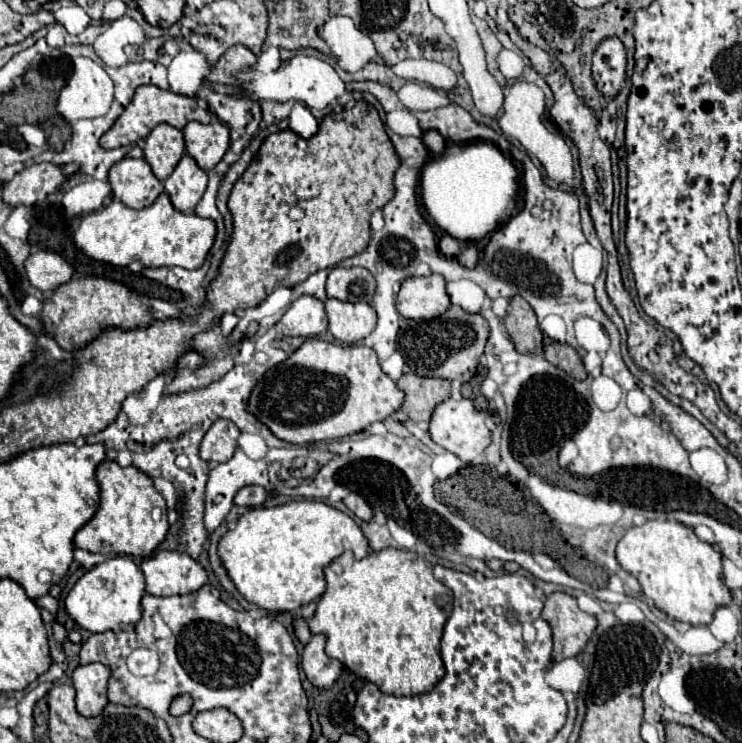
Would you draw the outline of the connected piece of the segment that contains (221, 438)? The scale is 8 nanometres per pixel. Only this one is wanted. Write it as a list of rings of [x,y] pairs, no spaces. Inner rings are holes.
[[[214,421],[200,443],[200,457],[208,463],[226,463],[234,455],[238,435],[240,431],[232,421]]]

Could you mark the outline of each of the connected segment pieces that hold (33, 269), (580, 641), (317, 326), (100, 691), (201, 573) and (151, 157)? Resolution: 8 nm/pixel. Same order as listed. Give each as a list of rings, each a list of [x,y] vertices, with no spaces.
[[[52,251],[32,253],[26,259],[24,269],[26,269],[28,281],[36,289],[40,289],[44,295],[52,293],[56,287],[68,283],[74,273],[72,267],[58,253],[52,253]]]
[[[562,591],[546,597],[542,619],[548,621],[552,627],[554,663],[580,655],[596,629],[596,617],[580,611],[576,599]]]
[[[310,295],[296,299],[278,323],[278,329],[286,337],[312,337],[326,331],[326,327],[328,317],[324,311],[324,303]]]
[[[92,663],[78,667],[72,675],[76,689],[76,711],[82,717],[92,719],[94,715],[102,715],[108,705],[106,699],[106,683],[110,677],[110,669],[102,663]]]
[[[156,551],[140,565],[150,595],[186,595],[198,591],[206,581],[204,567],[182,551]]]
[[[156,125],[146,137],[144,159],[152,167],[152,173],[164,181],[184,155],[184,135],[170,125]]]

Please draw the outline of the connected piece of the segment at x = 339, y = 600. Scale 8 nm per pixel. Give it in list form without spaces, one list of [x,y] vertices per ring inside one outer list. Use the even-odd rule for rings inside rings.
[[[392,547],[368,553],[360,561],[356,561],[352,553],[344,553],[324,569],[324,579],[326,591],[318,601],[316,613],[306,619],[306,623],[312,635],[326,635],[328,657],[338,659],[346,669],[374,683],[388,695],[404,697],[432,691],[446,673],[440,657],[440,637],[452,611],[452,591],[434,579],[432,563],[418,553]]]

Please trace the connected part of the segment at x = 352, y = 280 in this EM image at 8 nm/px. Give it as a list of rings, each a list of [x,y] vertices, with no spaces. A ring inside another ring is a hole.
[[[334,267],[328,273],[326,295],[350,303],[370,303],[374,297],[376,281],[370,271],[362,267]]]

